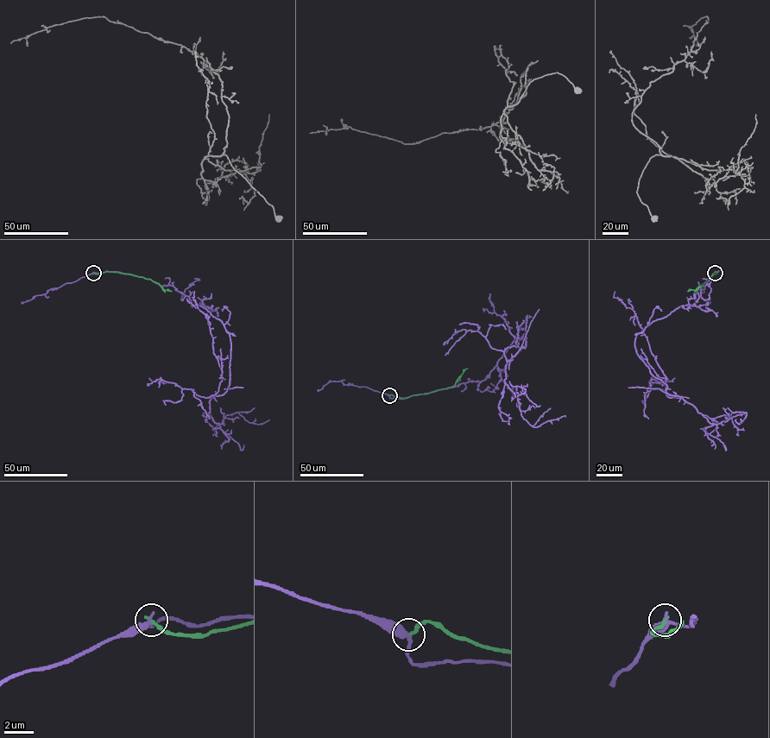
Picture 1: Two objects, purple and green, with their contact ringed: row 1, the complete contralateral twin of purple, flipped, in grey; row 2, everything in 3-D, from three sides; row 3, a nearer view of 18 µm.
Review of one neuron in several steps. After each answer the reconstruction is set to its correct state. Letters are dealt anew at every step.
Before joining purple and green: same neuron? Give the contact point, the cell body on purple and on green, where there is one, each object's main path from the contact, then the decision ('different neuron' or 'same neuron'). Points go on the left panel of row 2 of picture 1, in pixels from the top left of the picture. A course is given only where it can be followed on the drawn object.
(93, 273) | purple none | green none | purple via (93, 273), (119, 272), (171, 285), (220, 320), (230, 341), (230, 384), (211, 397), (222, 369), (194, 291) | green via (93, 273), (109, 271), (142, 277), (171, 291) | different neuron

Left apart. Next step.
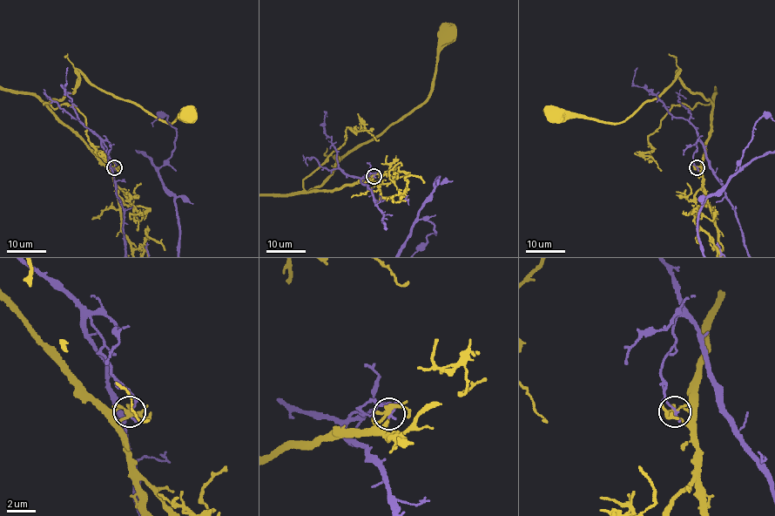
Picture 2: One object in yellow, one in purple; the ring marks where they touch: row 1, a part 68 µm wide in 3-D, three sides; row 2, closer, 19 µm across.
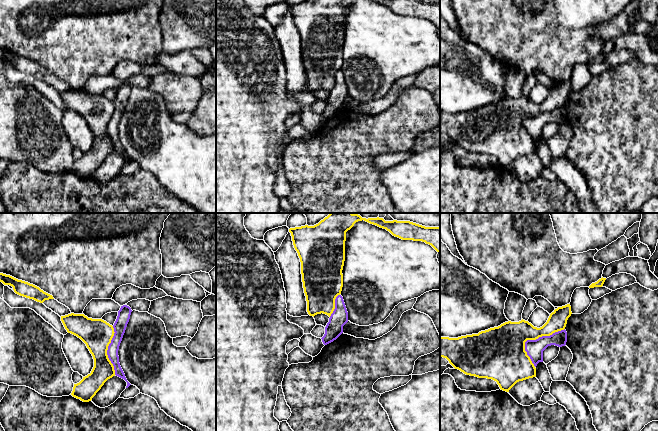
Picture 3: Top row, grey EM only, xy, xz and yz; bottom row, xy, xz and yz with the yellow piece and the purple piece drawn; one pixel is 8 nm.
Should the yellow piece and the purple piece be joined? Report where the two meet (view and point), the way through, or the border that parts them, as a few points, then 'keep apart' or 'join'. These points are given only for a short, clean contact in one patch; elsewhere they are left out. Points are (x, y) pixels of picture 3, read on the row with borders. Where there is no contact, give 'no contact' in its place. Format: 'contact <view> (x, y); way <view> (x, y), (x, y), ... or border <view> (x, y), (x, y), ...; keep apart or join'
contact yz (532, 339); keep apart

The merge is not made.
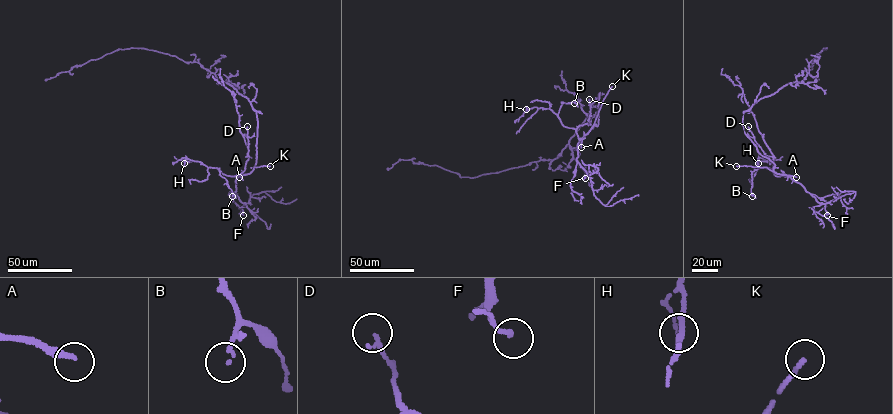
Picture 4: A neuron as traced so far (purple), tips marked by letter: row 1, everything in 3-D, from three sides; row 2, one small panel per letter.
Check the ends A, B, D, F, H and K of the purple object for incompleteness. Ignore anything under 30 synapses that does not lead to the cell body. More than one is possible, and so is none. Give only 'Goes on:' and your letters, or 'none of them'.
Goes on: A, K

